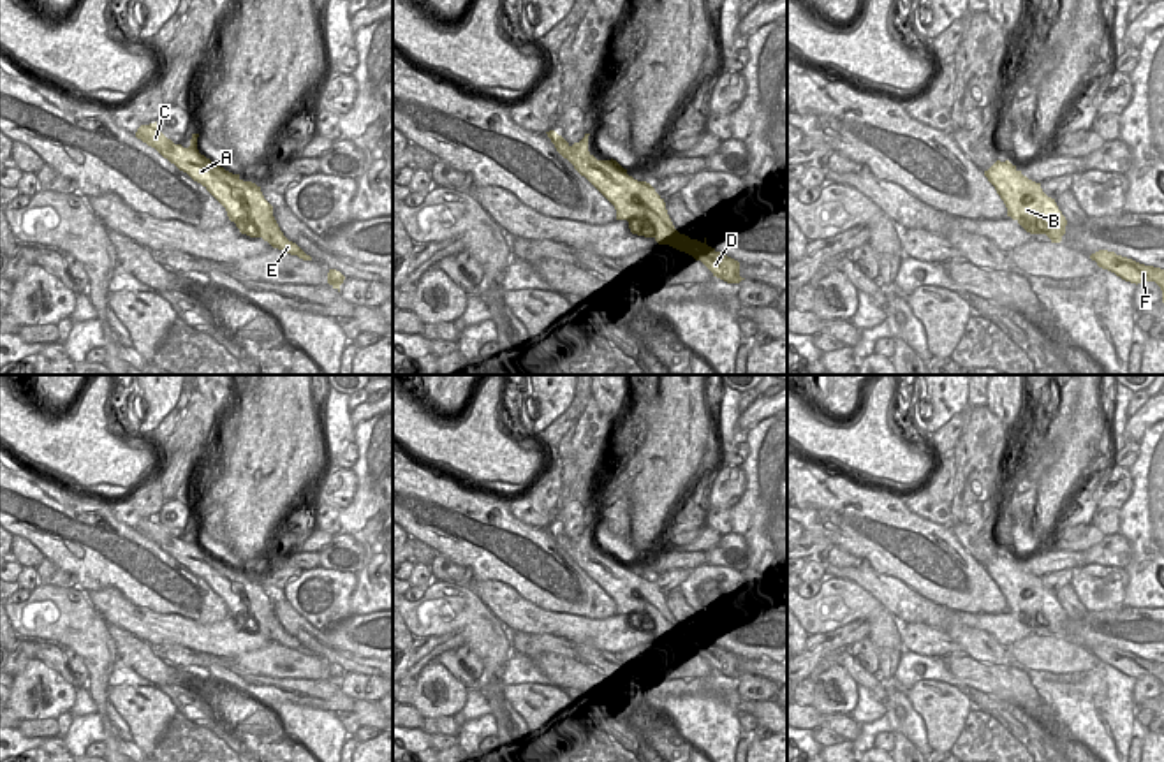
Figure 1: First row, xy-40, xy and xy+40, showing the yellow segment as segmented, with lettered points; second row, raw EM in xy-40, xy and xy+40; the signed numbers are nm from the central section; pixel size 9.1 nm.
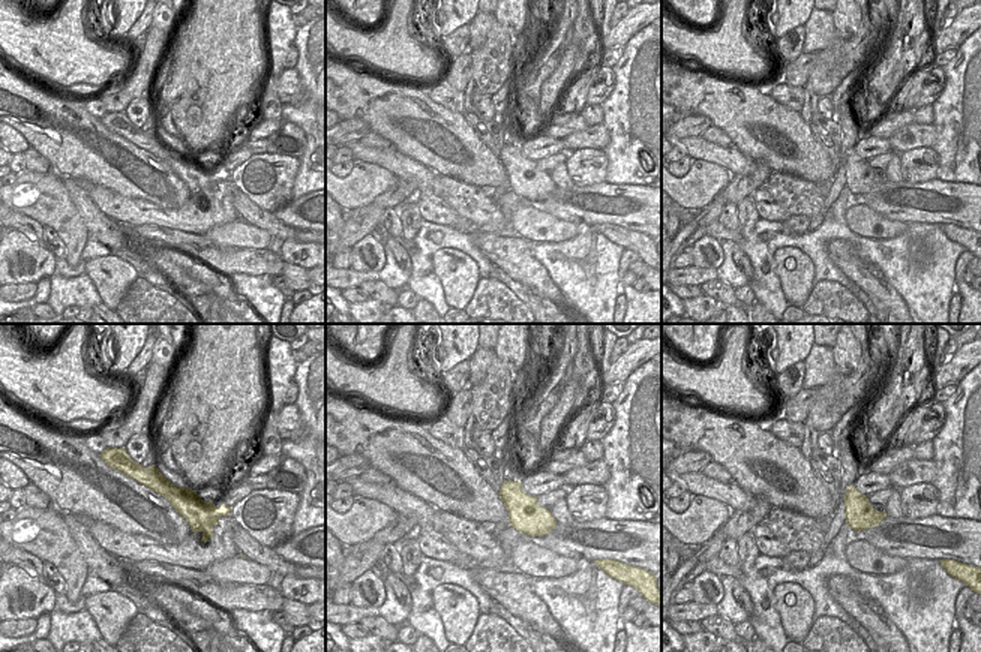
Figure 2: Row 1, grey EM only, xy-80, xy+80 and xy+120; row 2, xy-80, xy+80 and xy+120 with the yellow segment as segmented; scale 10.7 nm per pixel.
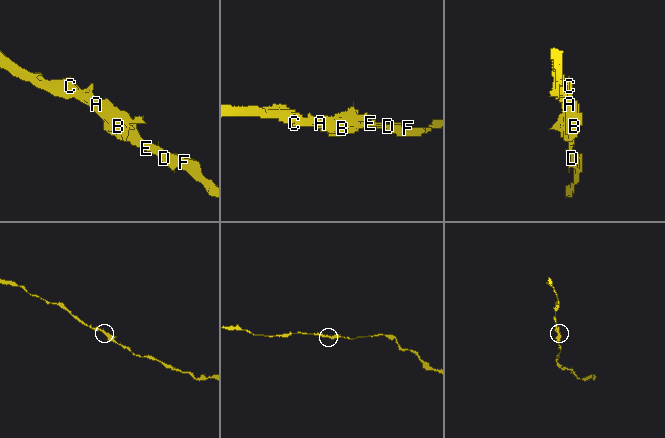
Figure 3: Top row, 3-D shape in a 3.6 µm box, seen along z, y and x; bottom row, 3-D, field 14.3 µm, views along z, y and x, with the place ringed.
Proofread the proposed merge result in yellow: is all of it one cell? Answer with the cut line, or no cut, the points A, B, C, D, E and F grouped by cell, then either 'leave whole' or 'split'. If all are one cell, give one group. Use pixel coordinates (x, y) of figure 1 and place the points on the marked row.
no cut; A B C D E F; leave whole

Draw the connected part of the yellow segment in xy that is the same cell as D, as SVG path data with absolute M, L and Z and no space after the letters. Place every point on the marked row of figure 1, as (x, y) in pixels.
M555 130L546 132L556 151L585 176L616 209L616 220L627 220L632 234L653 238L659 245L669 245L701 260L713 276L740 283L740 262L717 252L704 241L680 234L666 209L664 199L646 181L627 174L616 160L597 160L588 151L588 136L572 146Z

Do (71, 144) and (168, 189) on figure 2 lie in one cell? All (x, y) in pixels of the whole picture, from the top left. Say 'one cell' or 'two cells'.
one cell

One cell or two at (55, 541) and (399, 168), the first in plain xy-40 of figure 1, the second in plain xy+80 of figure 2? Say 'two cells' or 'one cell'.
two cells

